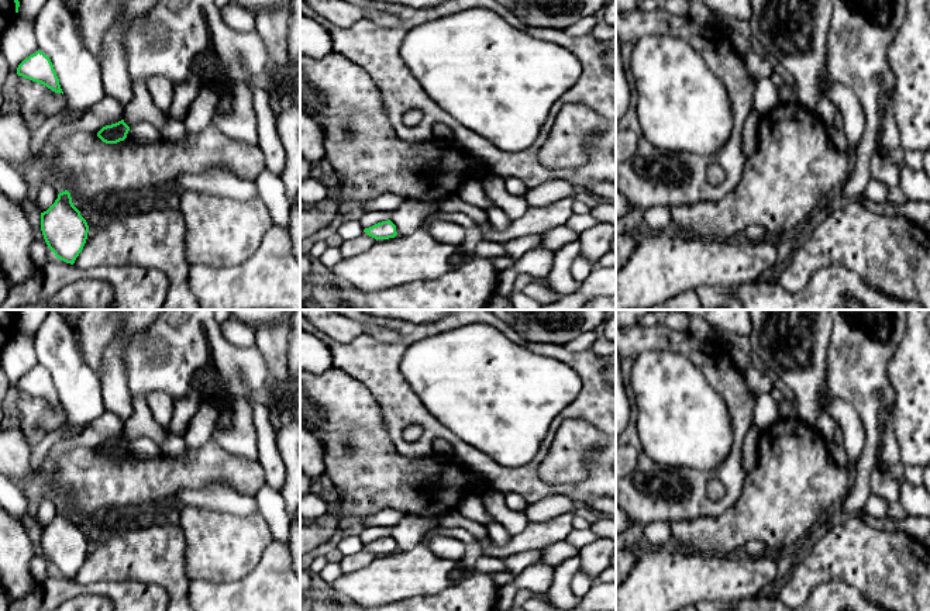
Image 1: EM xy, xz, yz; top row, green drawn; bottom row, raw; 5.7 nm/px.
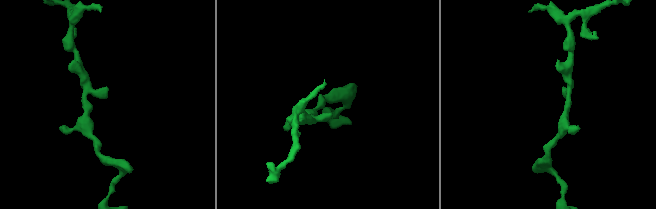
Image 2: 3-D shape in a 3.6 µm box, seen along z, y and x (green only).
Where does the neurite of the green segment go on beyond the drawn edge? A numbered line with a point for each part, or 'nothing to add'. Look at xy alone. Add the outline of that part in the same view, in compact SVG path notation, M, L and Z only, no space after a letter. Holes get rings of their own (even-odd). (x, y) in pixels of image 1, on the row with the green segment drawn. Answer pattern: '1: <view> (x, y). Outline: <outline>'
nothing to add

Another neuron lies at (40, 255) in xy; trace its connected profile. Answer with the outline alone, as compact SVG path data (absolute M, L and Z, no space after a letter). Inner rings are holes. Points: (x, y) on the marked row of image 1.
M34 241L31 246L31 259L34 260L35 266L44 267L52 259L48 253L48 246L44 242Z

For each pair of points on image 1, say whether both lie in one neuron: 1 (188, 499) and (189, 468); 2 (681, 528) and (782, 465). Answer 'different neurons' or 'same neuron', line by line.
1: different neurons
2: same neuron

